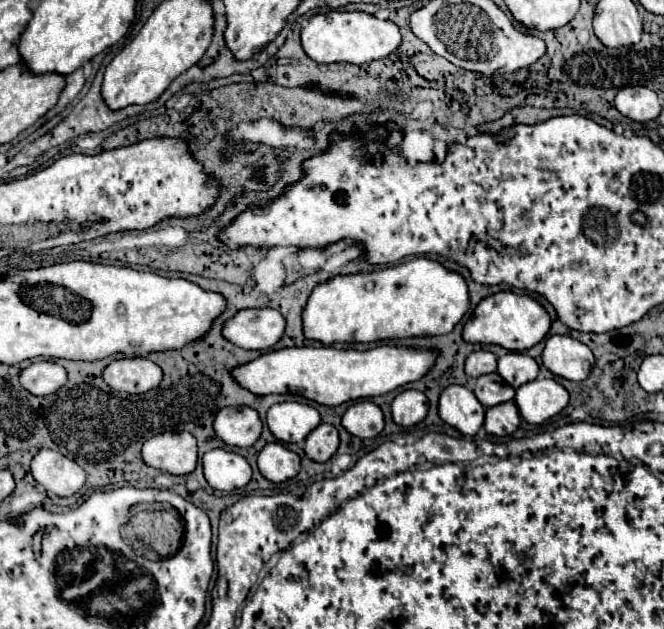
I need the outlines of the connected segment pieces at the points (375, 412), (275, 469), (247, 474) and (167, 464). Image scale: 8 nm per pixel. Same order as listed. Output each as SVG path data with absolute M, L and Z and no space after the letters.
M360 401L346 409L342 415L342 427L354 437L370 439L384 429L384 415L372 401Z
M268 443L258 455L258 469L268 481L282 483L298 475L300 457L282 443Z
M212 449L204 455L202 461L204 461L206 481L210 483L212 489L218 489L218 491L230 493L234 489L240 489L252 477L252 469L248 461L238 453Z
M184 431L182 435L156 435L142 447L146 465L172 475L188 475L196 469L196 439Z

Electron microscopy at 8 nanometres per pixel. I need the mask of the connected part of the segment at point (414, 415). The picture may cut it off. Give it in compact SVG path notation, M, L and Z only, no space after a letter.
M410 389L410 391L402 391L396 395L396 399L392 401L392 419L396 425L400 427L412 427L418 425L426 413L428 413L428 399L424 393Z

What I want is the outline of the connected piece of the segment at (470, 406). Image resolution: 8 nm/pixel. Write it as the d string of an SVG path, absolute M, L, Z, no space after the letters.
M462 385L446 387L438 405L440 419L466 437L474 437L484 423L484 407L476 395Z

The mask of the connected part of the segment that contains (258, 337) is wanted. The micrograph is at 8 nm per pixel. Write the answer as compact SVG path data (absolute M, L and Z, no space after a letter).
M240 309L224 321L222 335L242 349L268 349L284 333L286 321L276 309Z

